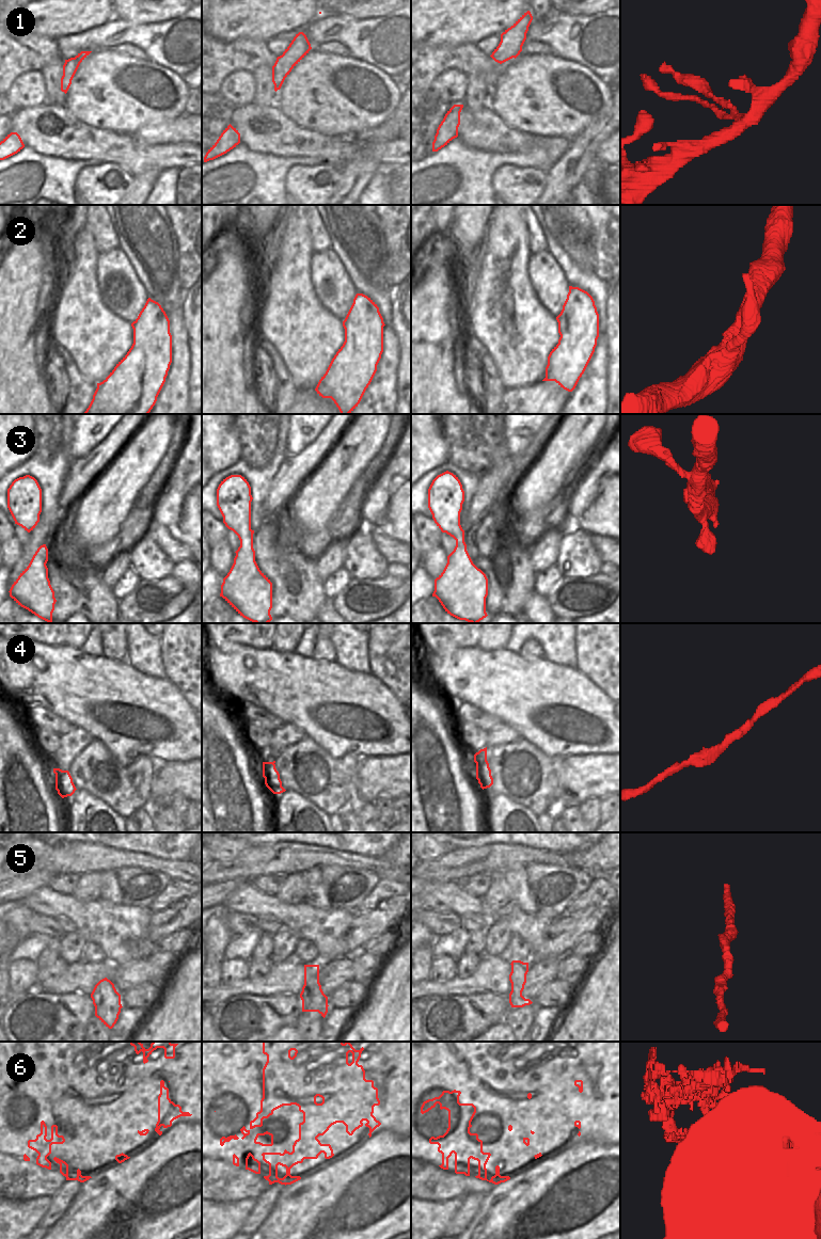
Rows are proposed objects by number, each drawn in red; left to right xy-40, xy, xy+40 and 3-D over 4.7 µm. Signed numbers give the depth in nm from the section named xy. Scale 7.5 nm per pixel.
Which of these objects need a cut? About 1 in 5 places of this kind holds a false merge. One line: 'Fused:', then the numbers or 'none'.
Fused: none

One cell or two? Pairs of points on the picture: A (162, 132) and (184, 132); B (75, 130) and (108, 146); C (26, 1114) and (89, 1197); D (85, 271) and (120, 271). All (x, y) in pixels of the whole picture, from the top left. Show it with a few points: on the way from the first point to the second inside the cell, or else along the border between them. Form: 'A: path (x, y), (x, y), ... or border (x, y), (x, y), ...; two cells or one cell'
A: path (168, 132), (178, 132); one cell
B: path (83, 139), (88, 143), (99, 145); one cell
C: border (104, 1171), (81, 1182); two cells
D: border (98, 253), (97, 289), (100, 296); two cells

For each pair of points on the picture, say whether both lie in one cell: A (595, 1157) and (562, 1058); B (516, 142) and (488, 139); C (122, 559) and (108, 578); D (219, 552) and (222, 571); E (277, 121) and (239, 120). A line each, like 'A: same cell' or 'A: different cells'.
A: different cells
B: same cell
C: same cell
D: same cell
E: same cell

